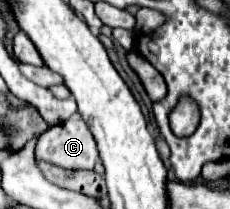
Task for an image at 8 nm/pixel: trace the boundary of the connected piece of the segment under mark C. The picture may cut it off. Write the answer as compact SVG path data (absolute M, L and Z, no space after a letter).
M82 118L46 130L36 144L36 158L68 170L92 170L100 160L94 136Z

